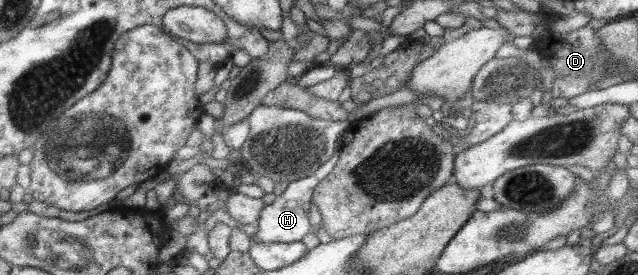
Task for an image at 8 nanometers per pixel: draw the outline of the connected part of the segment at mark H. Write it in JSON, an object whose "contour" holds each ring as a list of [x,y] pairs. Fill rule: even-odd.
{"contour":[[[339,149],[335,150],[334,154],[313,174],[302,179],[291,181],[286,186],[285,190],[275,196],[274,200],[264,206],[259,214],[259,219],[256,221],[257,232],[254,234],[254,240],[259,242],[295,242],[300,241],[303,236],[313,231],[308,220],[308,209],[310,198],[317,183],[327,176],[327,173],[332,171],[332,168],[337,163],[339,157]]]}

